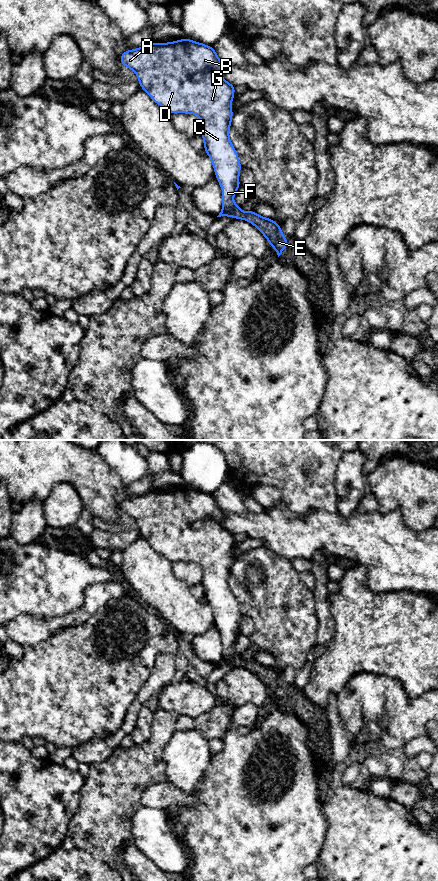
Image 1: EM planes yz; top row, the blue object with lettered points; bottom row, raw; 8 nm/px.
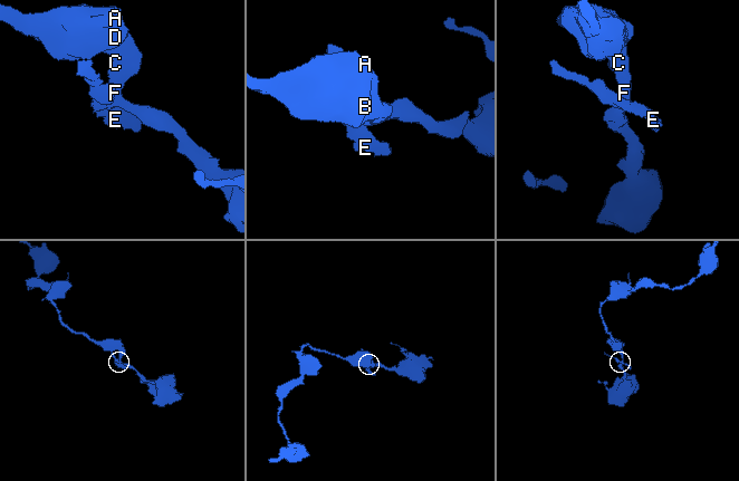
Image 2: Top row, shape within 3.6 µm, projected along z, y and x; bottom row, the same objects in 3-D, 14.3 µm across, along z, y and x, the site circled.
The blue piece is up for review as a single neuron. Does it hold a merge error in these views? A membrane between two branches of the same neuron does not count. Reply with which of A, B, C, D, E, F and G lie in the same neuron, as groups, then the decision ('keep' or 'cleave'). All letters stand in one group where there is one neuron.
A B C D F G / E | cleave

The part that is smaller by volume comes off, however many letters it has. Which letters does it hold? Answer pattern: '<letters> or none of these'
E

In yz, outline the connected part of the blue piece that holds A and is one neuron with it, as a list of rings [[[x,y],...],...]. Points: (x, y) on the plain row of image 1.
[[[189,486],[169,491],[149,491],[134,498],[126,498],[120,505],[120,512],[125,513],[136,521],[140,536],[145,538],[156,552],[164,555],[171,562],[192,561],[201,567],[201,583],[204,589],[204,597],[212,609],[216,626],[222,636],[222,660],[227,662],[236,657],[238,654],[233,649],[233,645],[240,636],[239,621],[242,615],[237,599],[234,597],[229,586],[229,577],[233,564],[231,551],[236,535],[222,526],[225,515],[214,496],[192,489]]]

